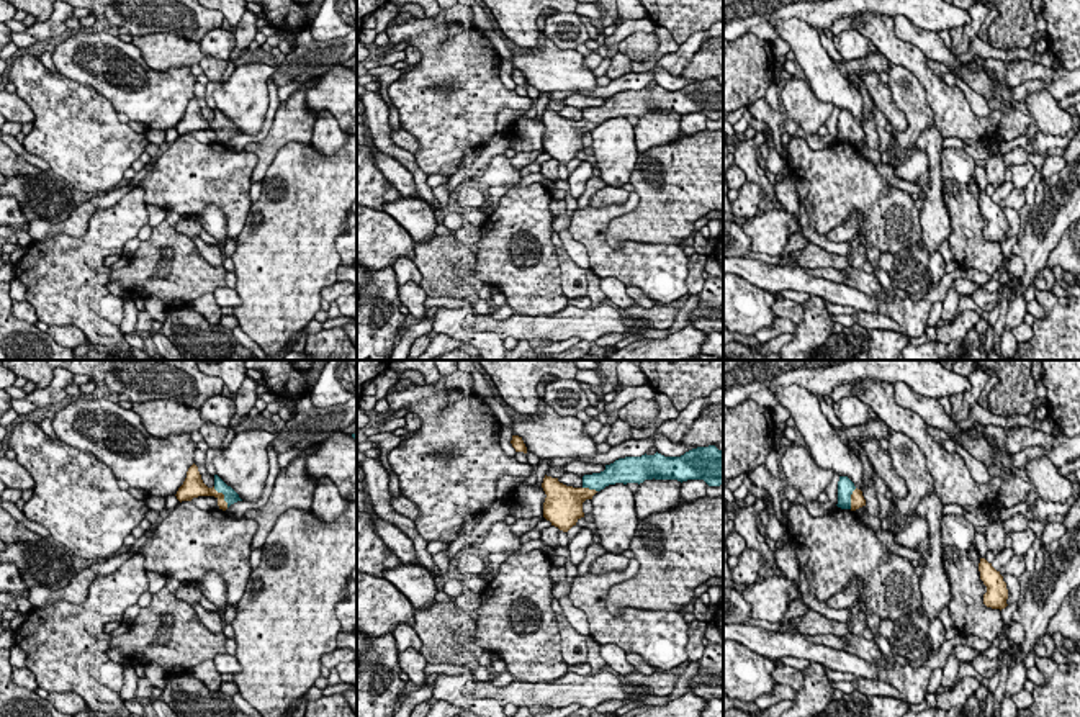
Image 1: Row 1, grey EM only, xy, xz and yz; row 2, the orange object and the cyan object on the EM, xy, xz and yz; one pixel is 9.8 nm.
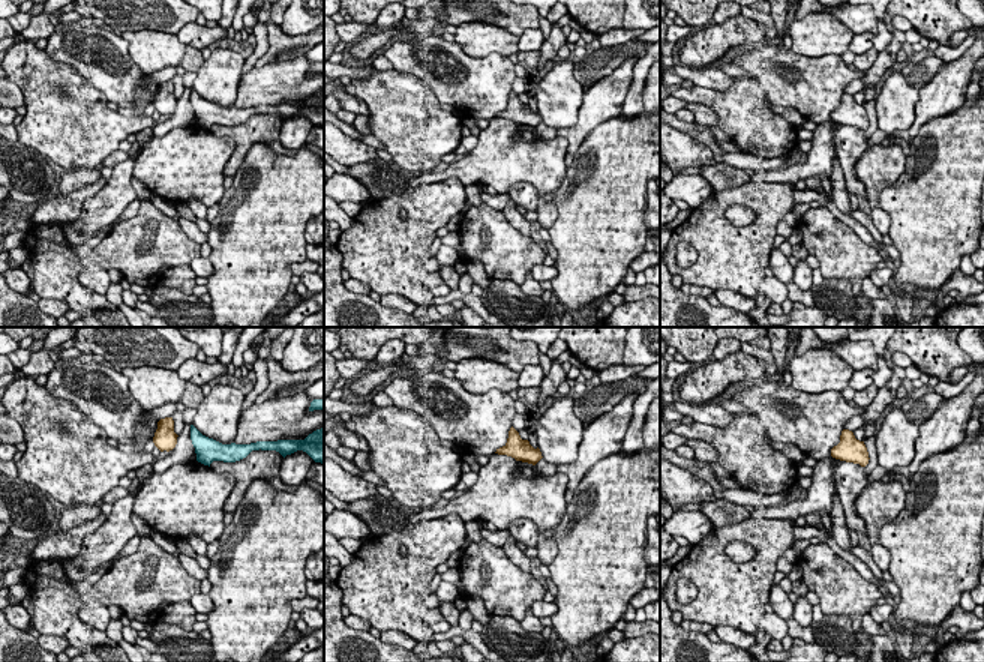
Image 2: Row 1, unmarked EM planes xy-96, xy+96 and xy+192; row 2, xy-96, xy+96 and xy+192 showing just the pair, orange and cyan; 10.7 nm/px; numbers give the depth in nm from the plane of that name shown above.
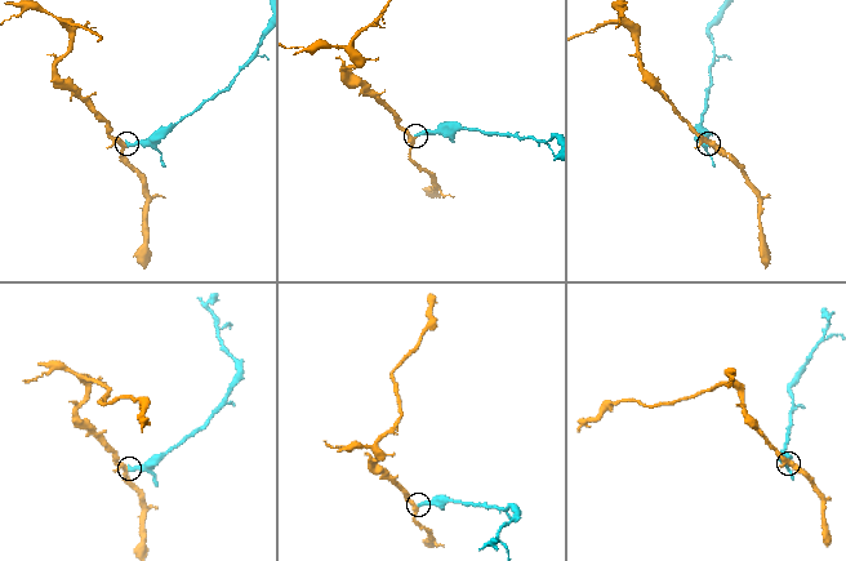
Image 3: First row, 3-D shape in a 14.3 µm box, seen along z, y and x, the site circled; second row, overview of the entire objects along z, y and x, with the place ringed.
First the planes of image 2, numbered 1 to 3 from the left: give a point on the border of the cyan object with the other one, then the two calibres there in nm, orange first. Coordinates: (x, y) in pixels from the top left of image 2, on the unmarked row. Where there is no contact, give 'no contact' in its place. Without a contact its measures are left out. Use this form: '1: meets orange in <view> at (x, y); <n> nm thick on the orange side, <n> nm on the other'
1: no contact
2: no contact
3: no contact

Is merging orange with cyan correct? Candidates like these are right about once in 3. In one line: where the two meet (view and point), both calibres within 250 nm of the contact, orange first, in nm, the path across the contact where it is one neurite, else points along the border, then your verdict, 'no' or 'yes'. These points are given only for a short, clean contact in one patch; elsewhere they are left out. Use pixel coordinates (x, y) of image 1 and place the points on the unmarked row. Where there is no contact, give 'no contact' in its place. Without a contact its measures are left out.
meets orange in xy at (223, 130); 140 nm thick on the orange side, 140 nm on the other; runs through xy (200, 121), (223, 130), (231, 130); yes

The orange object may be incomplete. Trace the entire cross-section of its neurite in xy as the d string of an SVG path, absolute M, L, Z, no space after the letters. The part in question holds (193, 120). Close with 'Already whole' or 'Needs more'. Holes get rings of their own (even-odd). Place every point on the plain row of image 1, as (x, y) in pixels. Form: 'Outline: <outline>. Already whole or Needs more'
Outline: M195 97L188 101L187 111L175 129L180 136L191 134L198 129L214 129L218 133L219 142L223 144L226 144L231 138L242 134L239 128L231 120L227 120L218 108L214 108L214 120L208 121L203 116L198 100Z. Needs more

